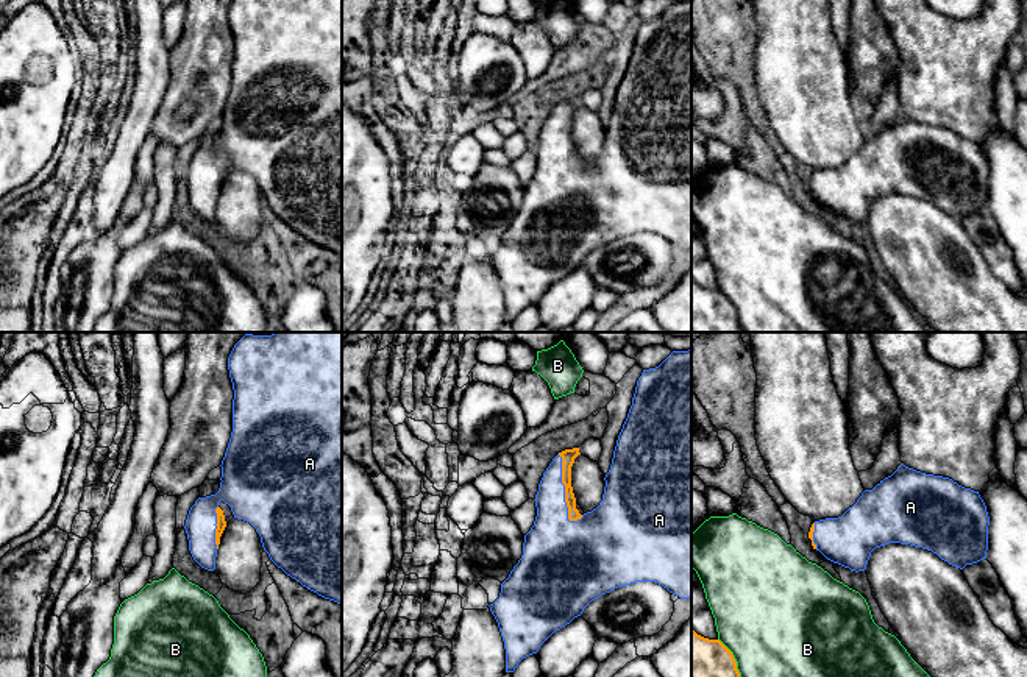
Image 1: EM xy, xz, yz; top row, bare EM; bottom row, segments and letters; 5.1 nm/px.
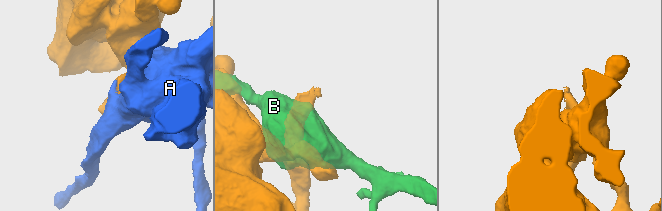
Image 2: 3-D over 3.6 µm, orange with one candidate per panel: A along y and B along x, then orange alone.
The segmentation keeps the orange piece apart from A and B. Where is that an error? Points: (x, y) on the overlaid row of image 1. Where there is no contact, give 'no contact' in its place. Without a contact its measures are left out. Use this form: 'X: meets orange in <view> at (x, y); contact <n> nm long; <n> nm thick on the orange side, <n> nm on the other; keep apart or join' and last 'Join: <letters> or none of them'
A: meets orange in xz at (565, 490); contact 360 nm long; 70 nm thick on the orange side, 240 nm on the other; join
B: meets orange in yz at (732, 657); contact 240 nm long; 220 nm thick on the orange side, 480 nm on the other; keep apart
Join: A

